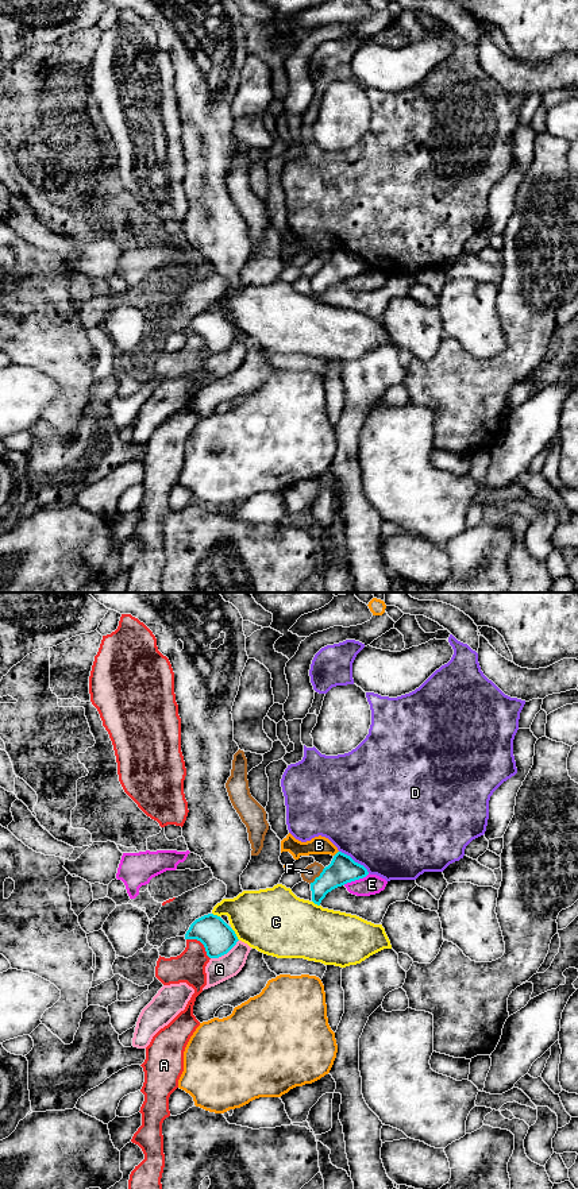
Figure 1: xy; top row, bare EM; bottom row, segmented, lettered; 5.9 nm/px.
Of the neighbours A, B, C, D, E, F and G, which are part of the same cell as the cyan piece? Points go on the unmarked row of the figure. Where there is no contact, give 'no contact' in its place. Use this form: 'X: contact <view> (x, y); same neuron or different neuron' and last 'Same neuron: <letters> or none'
A: contact xy (201, 338); different neuron
B: contact xy (336, 249); different neuron
C: contact xy (235, 329); different neuron
D: contact xy (353, 255); different neuron
E: contact xy (355, 274); different neuron
F: contact xy (319, 271); different neuron
G: contact xy (224, 348); different neuron
Same neuron: none

